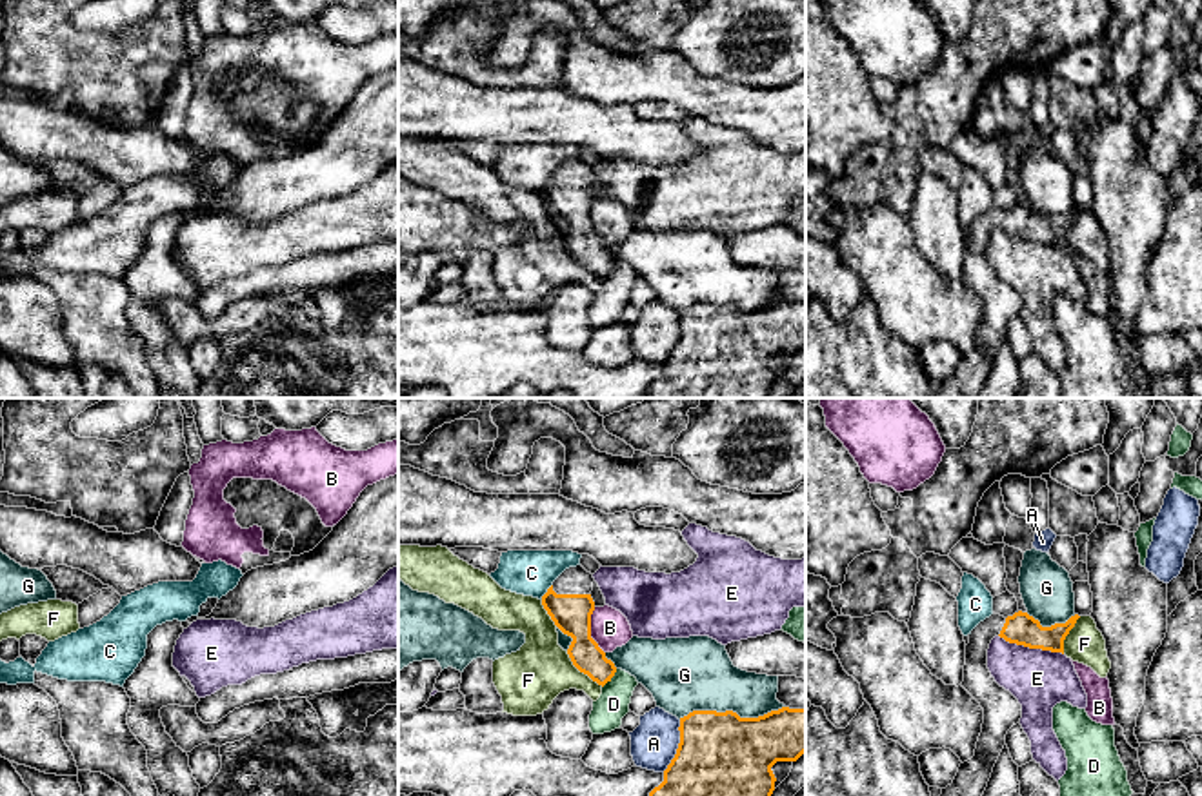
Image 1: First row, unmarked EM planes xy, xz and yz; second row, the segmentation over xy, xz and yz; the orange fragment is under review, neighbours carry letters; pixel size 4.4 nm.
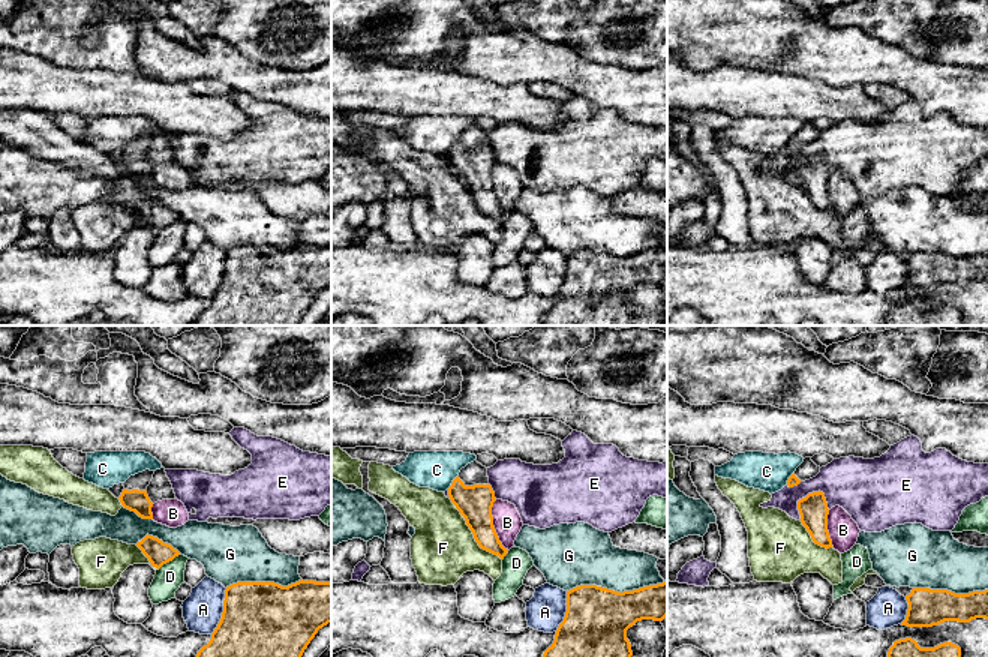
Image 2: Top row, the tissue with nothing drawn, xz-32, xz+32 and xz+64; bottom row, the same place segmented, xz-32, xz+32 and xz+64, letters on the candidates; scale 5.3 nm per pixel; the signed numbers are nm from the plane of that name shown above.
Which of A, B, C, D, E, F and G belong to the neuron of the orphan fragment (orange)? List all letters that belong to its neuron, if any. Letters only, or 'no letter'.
no letter

